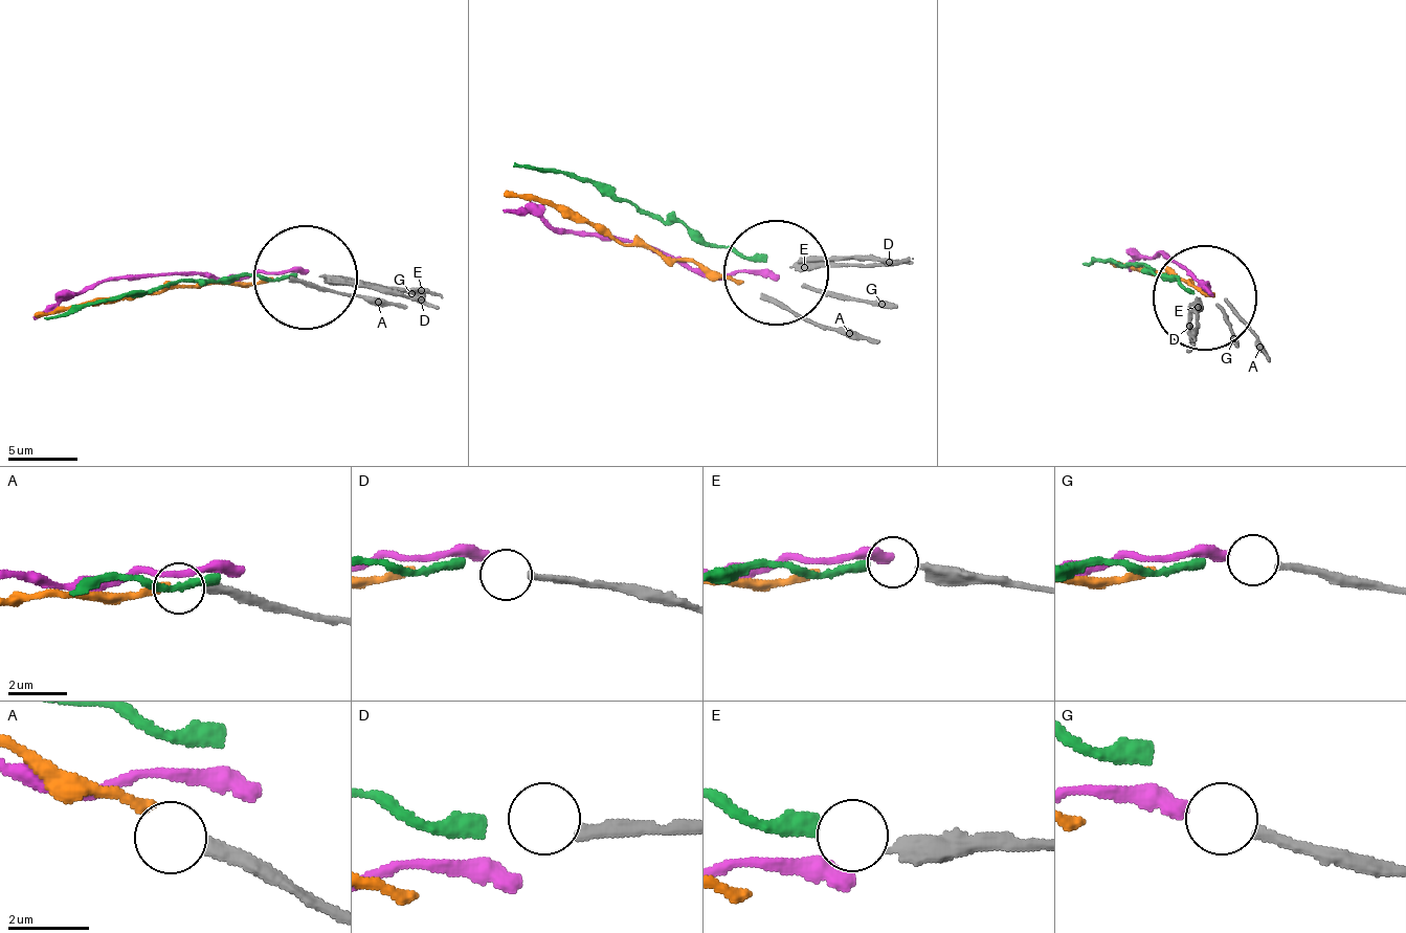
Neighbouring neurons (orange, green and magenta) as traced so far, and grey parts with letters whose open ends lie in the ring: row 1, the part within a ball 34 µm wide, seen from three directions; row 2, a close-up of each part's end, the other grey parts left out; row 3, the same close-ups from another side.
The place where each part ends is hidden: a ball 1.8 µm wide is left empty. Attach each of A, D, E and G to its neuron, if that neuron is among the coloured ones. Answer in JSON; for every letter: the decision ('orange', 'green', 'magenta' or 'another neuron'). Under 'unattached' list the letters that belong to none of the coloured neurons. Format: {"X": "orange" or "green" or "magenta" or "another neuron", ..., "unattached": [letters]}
{"A": "orange", "D": "another neuron", "E": "green", "G": "magenta", "unattached": ["D"]}

